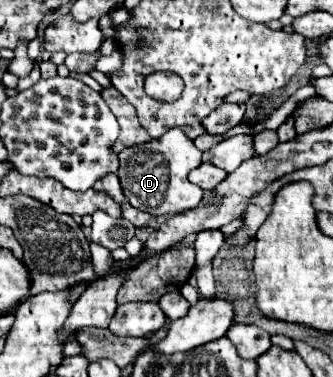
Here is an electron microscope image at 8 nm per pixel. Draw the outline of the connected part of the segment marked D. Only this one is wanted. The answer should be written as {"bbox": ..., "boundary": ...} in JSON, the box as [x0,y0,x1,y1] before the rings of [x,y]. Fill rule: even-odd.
{"bbox":[118,128,204,216],"boundary":[[[172,128],[162,138],[152,140],[150,144],[140,144],[128,148],[126,152],[120,152],[118,178],[126,200],[134,208],[152,216],[180,214],[196,208],[202,202],[204,190],[188,180],[188,172],[198,168],[200,164],[202,164],[202,152],[180,128]]]}

